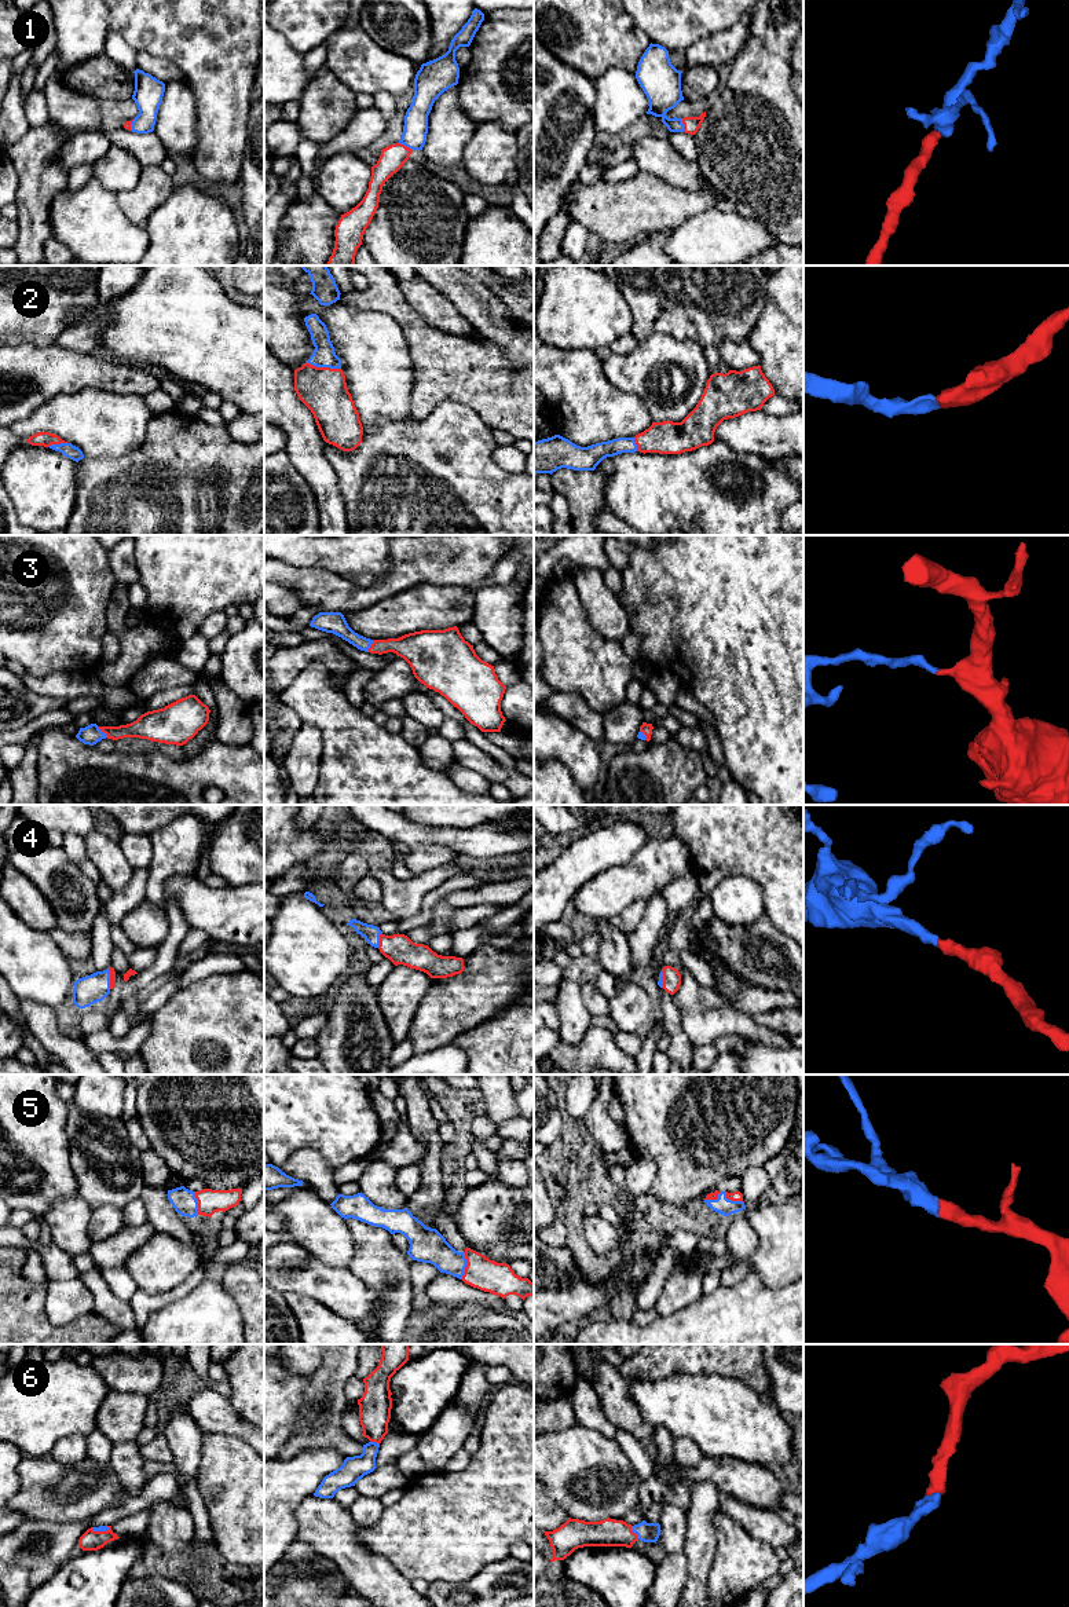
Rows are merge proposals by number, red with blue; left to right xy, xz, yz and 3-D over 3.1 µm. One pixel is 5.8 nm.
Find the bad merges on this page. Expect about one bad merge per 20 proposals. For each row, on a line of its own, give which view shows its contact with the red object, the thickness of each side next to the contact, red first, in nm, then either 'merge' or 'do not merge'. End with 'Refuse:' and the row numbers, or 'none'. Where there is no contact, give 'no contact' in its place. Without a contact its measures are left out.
1: contact in xz; calibres 140 and 140 nm; merge
2: contact in xz; calibres 280 and 130 nm; merge
3: contact in xy; calibres 140 and 110 nm; merge
4: contact in xz; calibres 170 and 100 nm; merge
5: contact in xz; calibres 190 and 190 nm; merge
6: contact in yz; calibres 160 and 110 nm; merge
Refuse: none

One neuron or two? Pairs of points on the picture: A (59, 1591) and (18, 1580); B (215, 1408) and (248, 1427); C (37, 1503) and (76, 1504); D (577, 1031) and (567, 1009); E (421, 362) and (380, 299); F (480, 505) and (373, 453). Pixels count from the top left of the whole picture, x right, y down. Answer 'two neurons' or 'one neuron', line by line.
A: two neurons
B: one neuron
C: one neuron
D: one neuron
E: one neuron
F: one neuron

